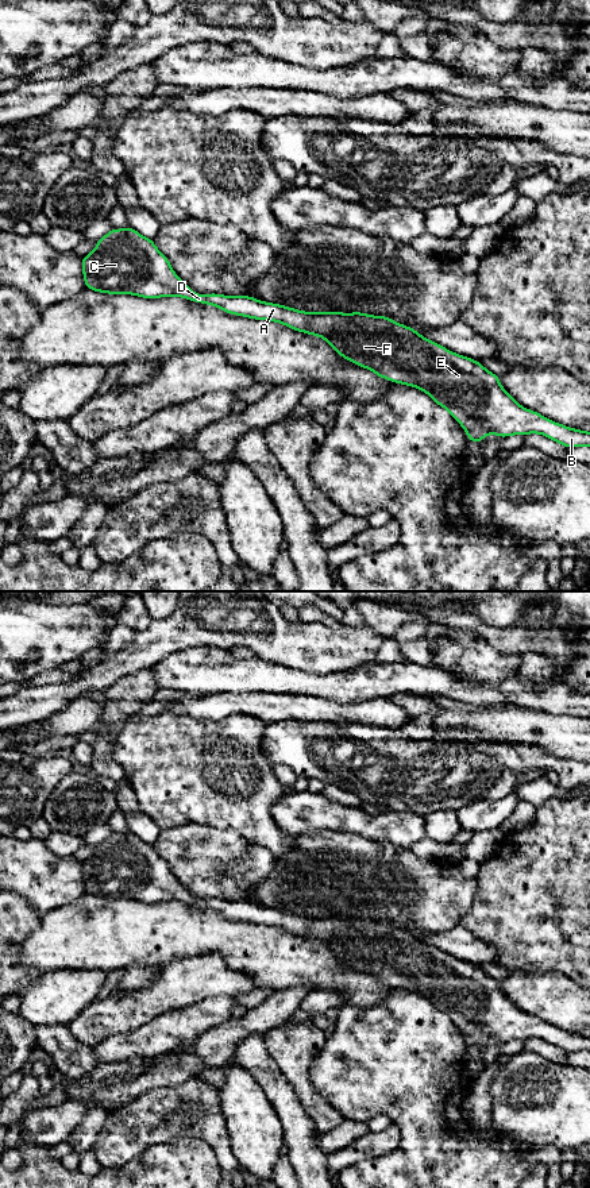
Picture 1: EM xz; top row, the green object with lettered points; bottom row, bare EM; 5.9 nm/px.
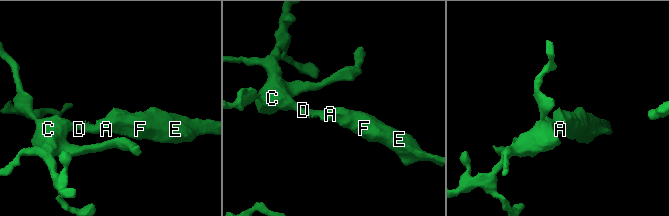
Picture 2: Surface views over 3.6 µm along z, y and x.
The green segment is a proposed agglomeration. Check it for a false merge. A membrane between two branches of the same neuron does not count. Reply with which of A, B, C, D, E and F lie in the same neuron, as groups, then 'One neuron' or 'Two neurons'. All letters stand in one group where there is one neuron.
Groups: A B C D E F. One neuron

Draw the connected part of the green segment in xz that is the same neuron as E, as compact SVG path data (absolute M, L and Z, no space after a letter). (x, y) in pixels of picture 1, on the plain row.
M130 830L124 834L112 833L100 842L96 853L81 864L81 872L85 894L108 899L134 899L149 904L177 900L193 907L219 911L231 919L275 926L294 936L320 941L342 963L371 975L375 980L393 988L404 988L425 996L437 1010L451 1018L466 1035L471 1048L478 1049L489 1038L502 1044L510 1040L540 1038L566 1053L590 1050L590 1037L568 1033L543 1022L539 1017L522 1012L505 996L500 988L500 981L485 973L478 965L451 957L421 941L416 934L398 929L390 922L363 917L309 918L279 909L263 907L250 900L196 899L178 883L169 864L158 856L154 845L142 841Z

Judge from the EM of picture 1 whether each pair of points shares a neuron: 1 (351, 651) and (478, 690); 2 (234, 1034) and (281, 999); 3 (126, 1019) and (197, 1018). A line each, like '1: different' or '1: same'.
1: different
2: same
3: different

